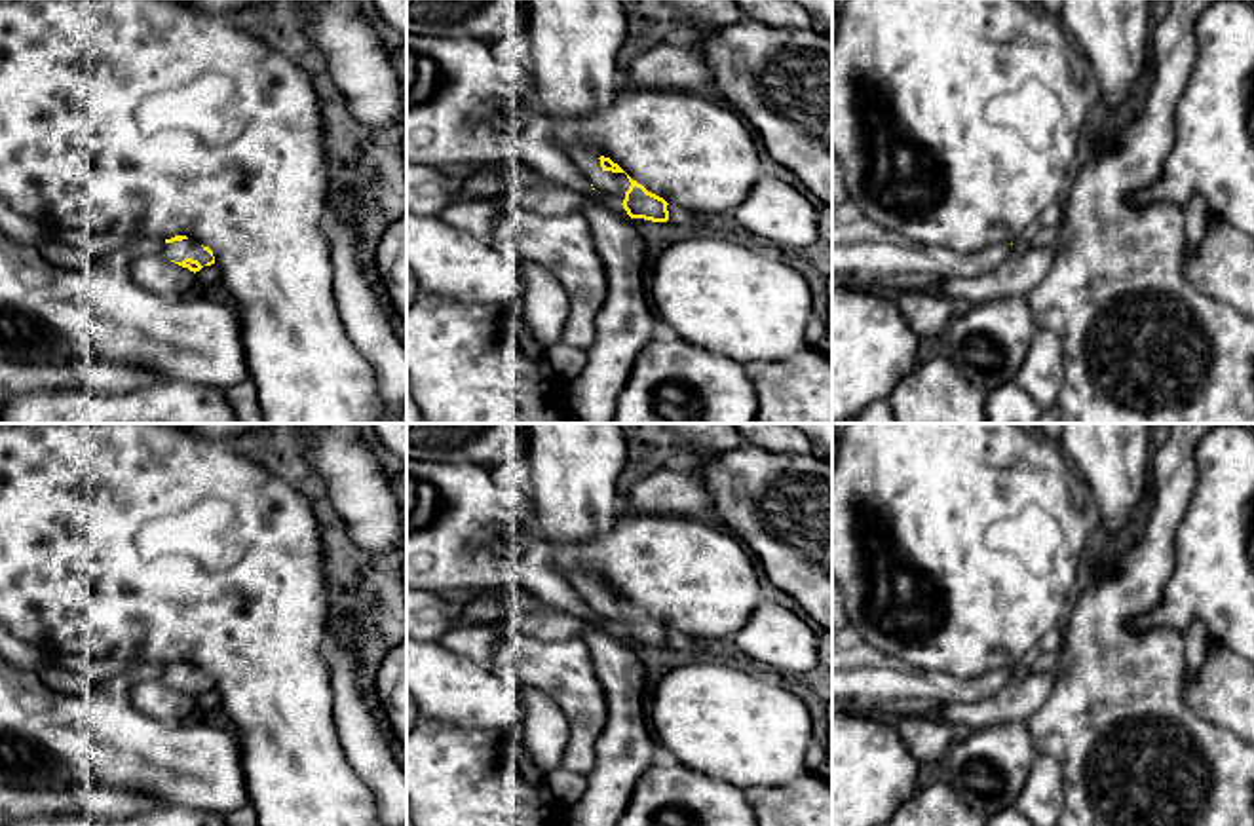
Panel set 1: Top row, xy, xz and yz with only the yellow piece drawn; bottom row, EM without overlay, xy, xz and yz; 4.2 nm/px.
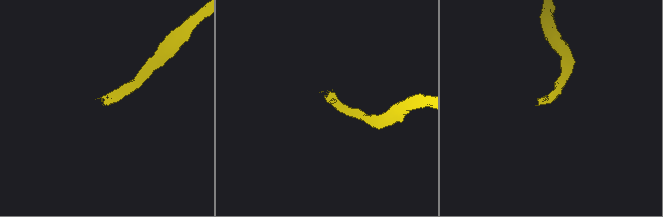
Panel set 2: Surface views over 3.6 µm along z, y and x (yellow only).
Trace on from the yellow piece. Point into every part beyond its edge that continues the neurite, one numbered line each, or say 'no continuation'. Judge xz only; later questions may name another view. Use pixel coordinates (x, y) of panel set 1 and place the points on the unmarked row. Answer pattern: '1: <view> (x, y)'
1: xz (610, 610)

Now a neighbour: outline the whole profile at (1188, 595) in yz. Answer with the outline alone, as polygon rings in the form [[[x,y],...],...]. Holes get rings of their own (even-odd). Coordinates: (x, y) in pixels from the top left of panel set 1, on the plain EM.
[[[1218,423],[1206,431],[1195,446],[1195,471],[1195,490],[1176,530],[1176,564],[1161,604],[1129,621],[1129,629],[1142,634],[1168,627],[1186,634],[1193,621],[1201,621],[1208,638],[1254,663],[1254,429],[1243,423]]]

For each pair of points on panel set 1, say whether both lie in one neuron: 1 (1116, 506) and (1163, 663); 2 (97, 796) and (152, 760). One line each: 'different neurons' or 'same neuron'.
1: different neurons
2: different neurons

